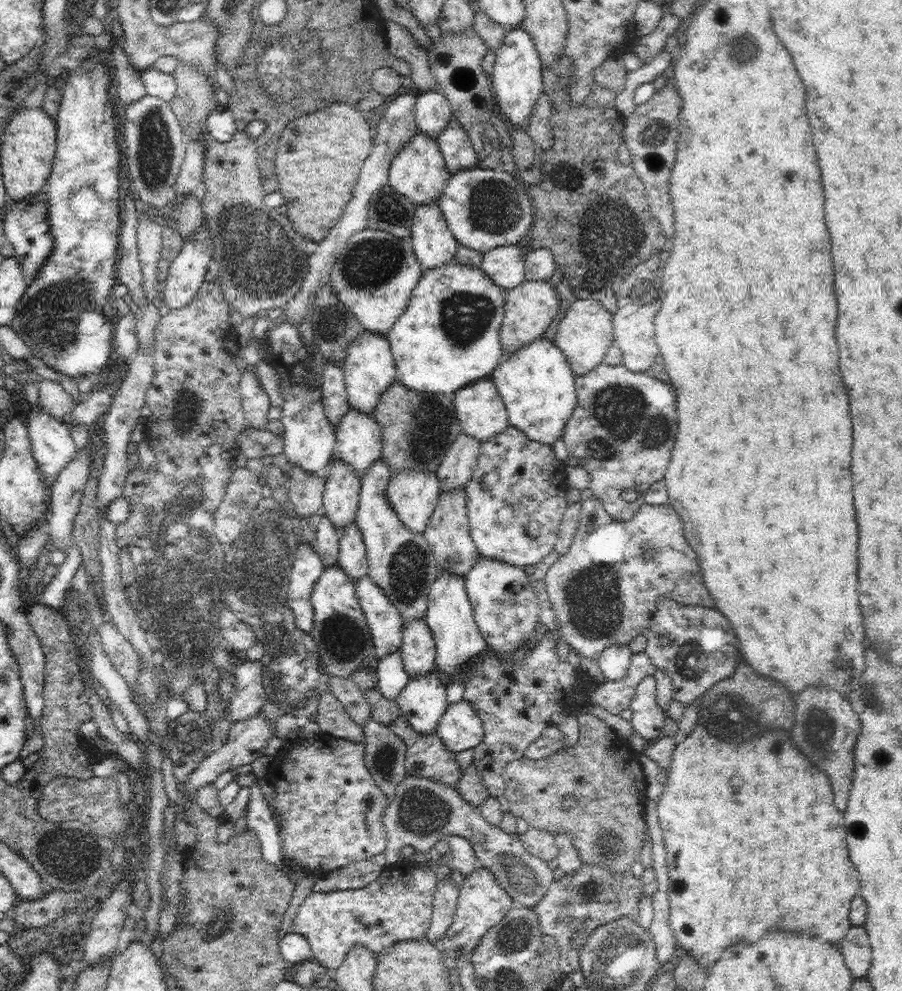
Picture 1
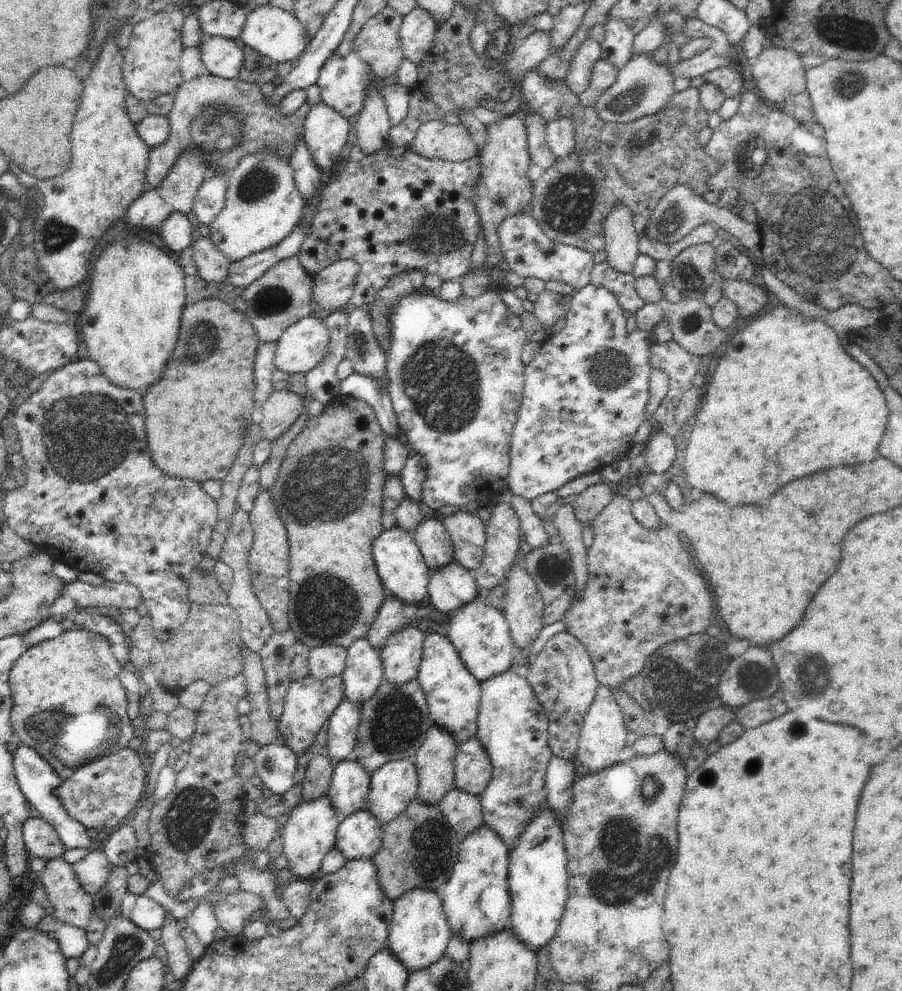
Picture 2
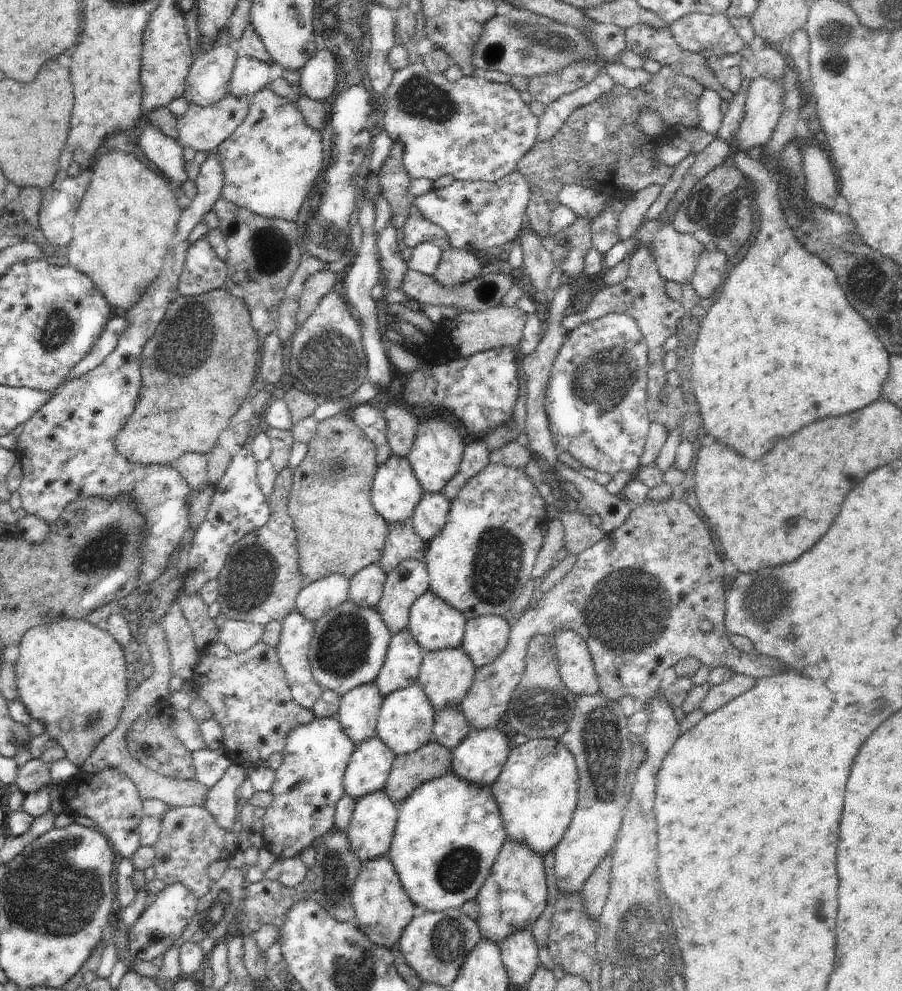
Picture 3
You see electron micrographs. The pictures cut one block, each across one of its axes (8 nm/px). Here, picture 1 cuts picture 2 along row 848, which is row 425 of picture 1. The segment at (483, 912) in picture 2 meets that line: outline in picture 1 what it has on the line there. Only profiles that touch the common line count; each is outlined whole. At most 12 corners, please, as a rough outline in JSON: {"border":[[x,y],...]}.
{"border":[[489,378],[452,396],[463,432],[481,443],[509,425]]}

